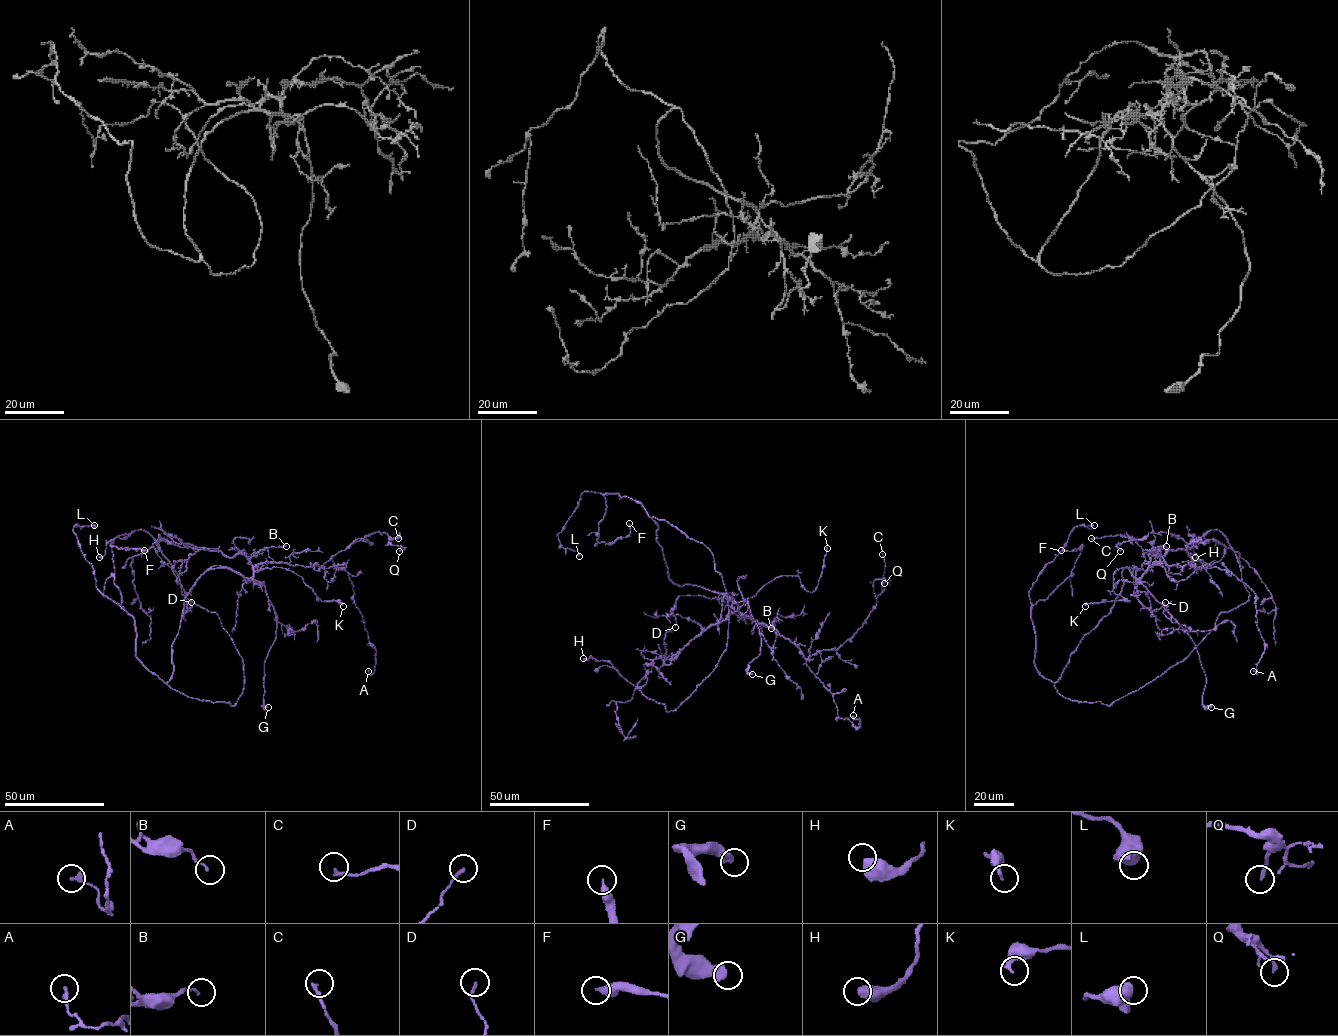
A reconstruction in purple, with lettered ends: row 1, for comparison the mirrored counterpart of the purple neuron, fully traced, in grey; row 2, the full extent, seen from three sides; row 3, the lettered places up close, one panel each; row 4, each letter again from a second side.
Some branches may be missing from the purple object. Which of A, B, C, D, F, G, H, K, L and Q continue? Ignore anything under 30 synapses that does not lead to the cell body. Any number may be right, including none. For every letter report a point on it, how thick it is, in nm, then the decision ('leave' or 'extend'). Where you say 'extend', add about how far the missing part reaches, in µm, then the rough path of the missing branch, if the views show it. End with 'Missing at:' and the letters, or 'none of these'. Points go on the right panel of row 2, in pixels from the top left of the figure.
A: place (1253, 671); calibre 220 nm; leave
B: place (1166, 546); calibre 120 nm; leave
C: place (1091, 538); calibre 200 nm; leave
D: place (1165, 602); calibre 150 nm; leave
F: place (1061, 550); calibre 320 nm; leave
G: place (1211, 707); calibre 440 nm; extend; missing 6 µm
H: place (1195, 557); calibre 550 nm; leave
K: place (1085, 606); calibre 240 nm; leave
L: place (1094, 525); calibre 550 nm; leave
Q: place (1120, 551); calibre 170 nm; leave
Missing at: G

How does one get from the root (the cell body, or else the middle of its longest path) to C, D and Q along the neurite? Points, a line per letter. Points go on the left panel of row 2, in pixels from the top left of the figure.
C: (173, 665), (184, 599), (206, 571), (250, 578), (259, 564), (321, 566), (358, 538), (398, 538)
D: (173, 665), (171, 645), (196, 581), (217, 568), (243, 576), (211, 566), (186, 597), (188, 611), (191, 602)
Q: (173, 665), (184, 599), (206, 571), (226, 568), (250, 578), (265, 562), (321, 566), (377, 532), (399, 551)

